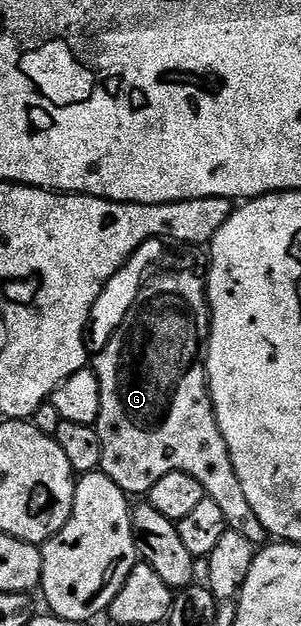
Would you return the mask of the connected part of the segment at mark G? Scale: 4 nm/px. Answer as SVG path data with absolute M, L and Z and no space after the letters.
M163 273L156 281L151 279L144 284L132 305L132 309L125 315L124 322L113 332L105 351L94 354L93 357L93 368L101 383L101 411L97 423L94 425L101 439L101 471L109 479L113 479L113 483L117 483L117 487L121 487L128 495L134 495L134 493L150 494L153 483L157 483L157 479L162 479L164 475L170 473L193 475L193 479L197 479L197 483L201 483L204 494L211 497L213 503L217 503L217 507L221 507L228 529L245 535L245 539L249 539L249 543L259 547L268 540L269 534L267 528L261 523L261 519L257 519L253 507L249 507L249 499L245 499L245 491L241 488L241 479L237 479L237 471L233 471L233 459L229 455L227 444L219 430L219 424L215 418L215 408L211 402L211 393L207 389L207 366L201 343L206 342L207 334L210 332L211 308L207 305L207 287L200 274L198 277L195 273Z

